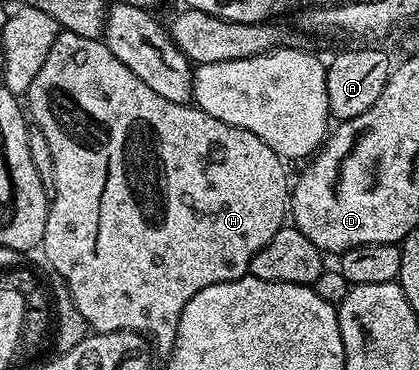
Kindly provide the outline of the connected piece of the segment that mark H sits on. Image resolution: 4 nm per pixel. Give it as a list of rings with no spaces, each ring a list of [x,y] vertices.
[[[61,30],[42,69],[28,89],[26,111],[34,126],[46,137],[54,161],[54,191],[48,204],[42,252],[48,258],[49,265],[56,270],[55,274],[66,281],[70,297],[74,297],[74,305],[78,305],[78,313],[86,317],[93,332],[138,331],[150,340],[157,352],[171,352],[180,314],[190,297],[202,293],[202,289],[215,283],[234,281],[249,274],[250,261],[267,245],[270,237],[274,237],[274,233],[285,226],[289,218],[290,175],[288,179],[285,160],[274,153],[266,141],[254,137],[254,133],[246,129],[238,129],[234,125],[226,125],[226,121],[218,121],[218,117],[210,117],[210,113],[195,105],[175,103],[166,101],[166,97],[158,97],[158,93],[154,93],[146,81],[134,77],[134,73],[130,73],[130,69],[126,69],[126,65],[122,65],[122,61],[118,61],[118,57],[114,57],[114,53],[110,53],[110,49],[100,39]]]

